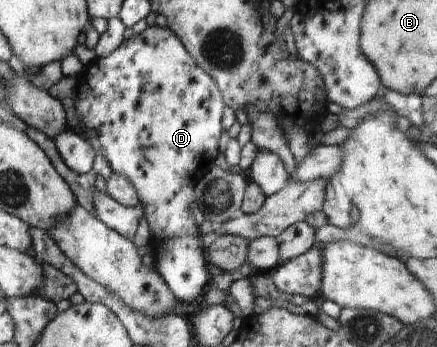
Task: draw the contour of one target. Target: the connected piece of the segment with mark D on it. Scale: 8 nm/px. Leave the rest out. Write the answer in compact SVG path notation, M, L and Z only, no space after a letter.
M157 25L147 26L141 34L124 40L109 56L97 58L85 69L83 78L87 80L90 94L77 94L75 114L81 120L76 128L84 133L95 130L111 173L125 176L135 186L139 201L143 204L143 217L149 222L150 233L153 234L151 242L158 242L157 249L150 246L156 270L166 279L175 298L191 304L203 294L209 280L197 224L193 222L191 214L191 204L197 198L193 196L193 180L197 182L205 172L211 170L221 147L219 134L223 132L221 116L225 108L222 91L211 72L195 63L194 56L186 50L182 40L168 27L160 28Z

